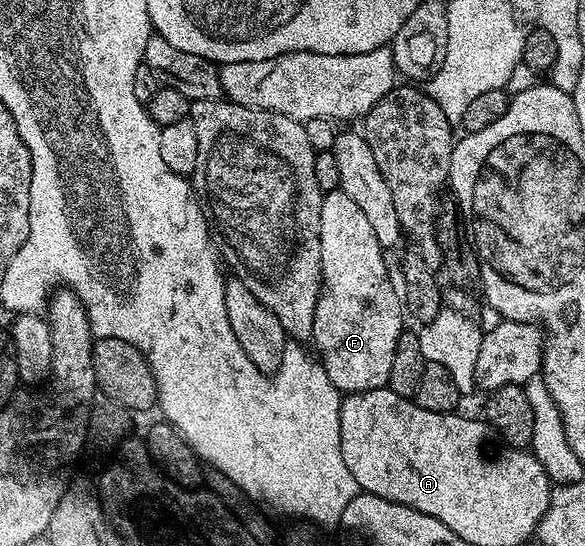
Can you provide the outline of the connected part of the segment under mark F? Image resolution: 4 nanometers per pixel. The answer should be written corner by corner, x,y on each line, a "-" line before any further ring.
328,191
321,201
321,290
319,300
315,306
313,313
313,329
311,330
310,342
315,343
314,350
317,352
318,358
321,360
325,373
329,373
329,381
333,381
333,385
340,393
350,393
352,391
368,391
369,389
377,389
378,387
386,387
389,381
389,368
393,366
393,353
397,353
397,341
403,336
405,330
405,307
401,302
400,292
391,284
391,275
387,272
387,263
383,260
385,248
377,241
377,236
373,233
373,229
369,226
369,221
365,218
365,213
361,213
361,209
348,195
343,191

